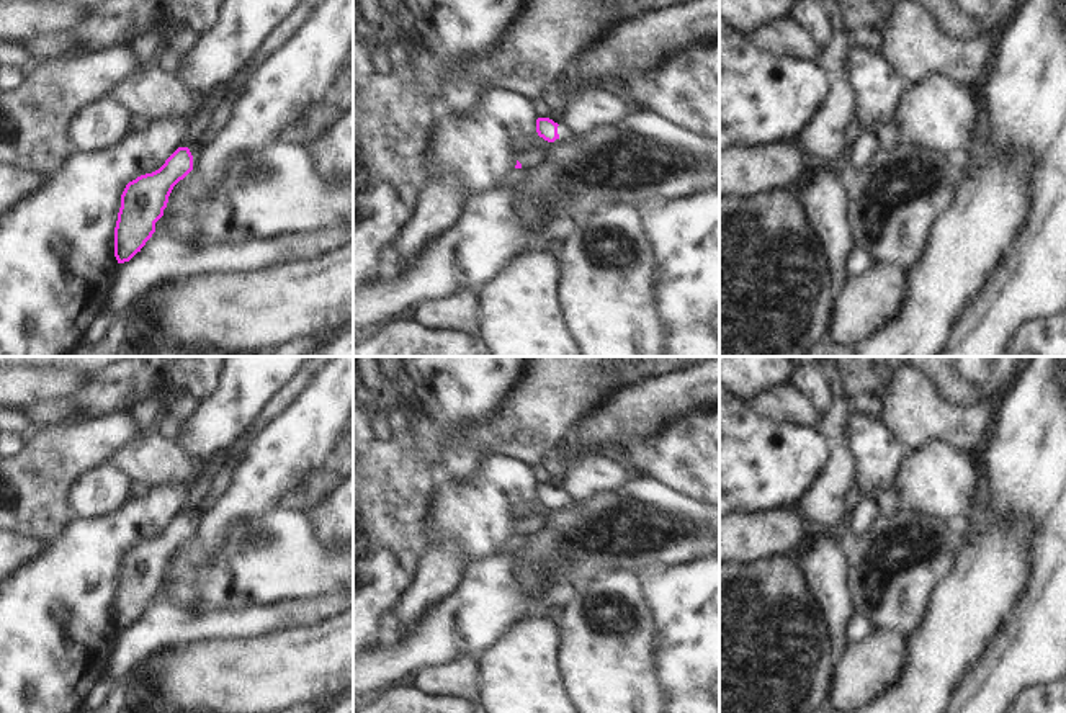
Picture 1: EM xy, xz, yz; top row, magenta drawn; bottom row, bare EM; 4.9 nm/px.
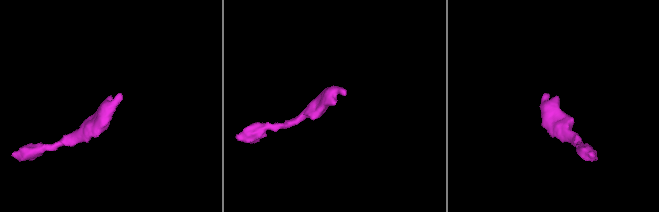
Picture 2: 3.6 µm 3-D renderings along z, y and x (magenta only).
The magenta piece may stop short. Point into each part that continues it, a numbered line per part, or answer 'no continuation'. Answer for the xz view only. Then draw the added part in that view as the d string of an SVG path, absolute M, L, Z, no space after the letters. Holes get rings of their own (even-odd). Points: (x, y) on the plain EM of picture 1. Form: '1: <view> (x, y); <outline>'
1: xz (566, 501); M559 489L558 500L559 500L559 505L566 510L571 510L576 504L576 500L564 489Z

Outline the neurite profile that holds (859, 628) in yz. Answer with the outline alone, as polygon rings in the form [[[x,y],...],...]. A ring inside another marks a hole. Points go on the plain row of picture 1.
[[[855,613],[847,623],[845,641],[847,644],[857,644],[867,639],[873,631],[875,628],[871,626],[871,623],[862,615]]]

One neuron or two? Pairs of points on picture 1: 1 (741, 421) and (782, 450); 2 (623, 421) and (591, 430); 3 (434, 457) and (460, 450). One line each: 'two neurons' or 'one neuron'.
1: one neuron
2: one neuron
3: two neurons

